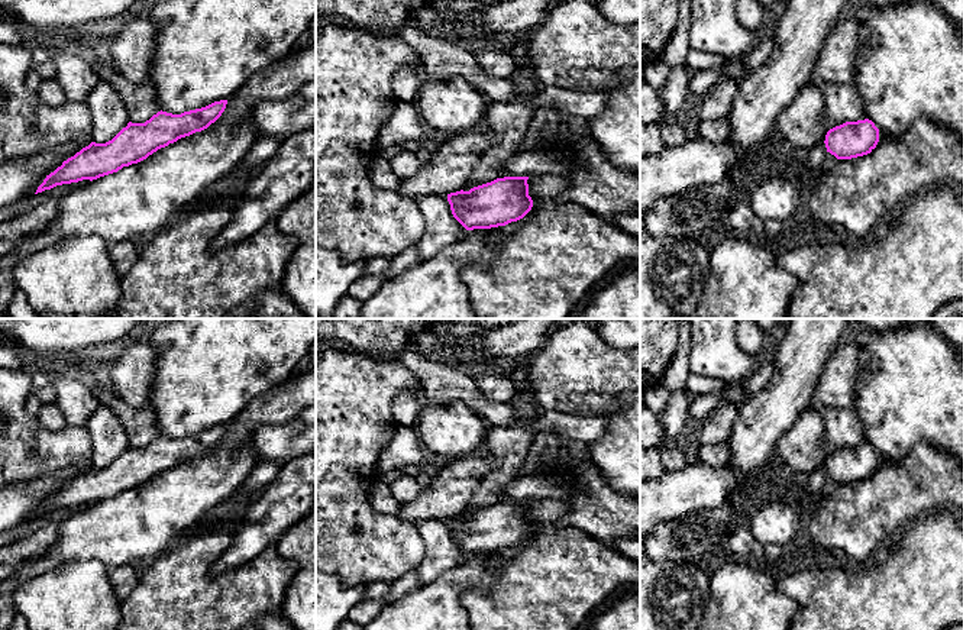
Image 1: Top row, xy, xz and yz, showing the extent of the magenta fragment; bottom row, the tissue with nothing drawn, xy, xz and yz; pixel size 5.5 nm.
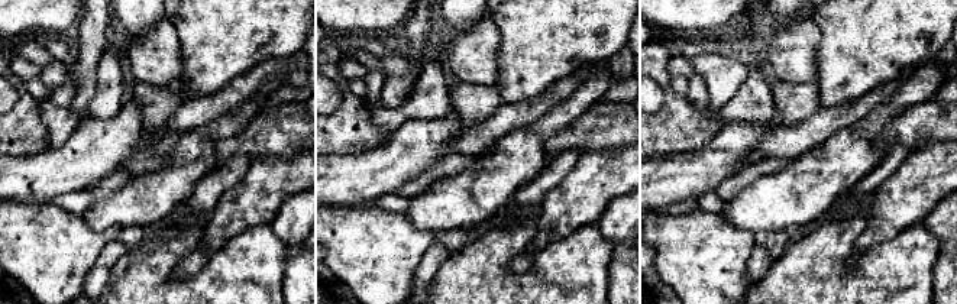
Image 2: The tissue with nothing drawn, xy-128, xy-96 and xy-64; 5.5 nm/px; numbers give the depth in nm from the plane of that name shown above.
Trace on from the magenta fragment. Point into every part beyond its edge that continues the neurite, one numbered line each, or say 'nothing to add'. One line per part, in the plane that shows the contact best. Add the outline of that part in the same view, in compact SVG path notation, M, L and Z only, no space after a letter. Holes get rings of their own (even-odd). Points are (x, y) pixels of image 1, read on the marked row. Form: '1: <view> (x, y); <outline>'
nothing to add

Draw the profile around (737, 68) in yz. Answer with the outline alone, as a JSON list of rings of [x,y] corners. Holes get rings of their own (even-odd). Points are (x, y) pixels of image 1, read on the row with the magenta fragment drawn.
[[[731,61],[728,70],[728,74],[734,75],[740,83],[752,74],[752,70],[741,61]]]

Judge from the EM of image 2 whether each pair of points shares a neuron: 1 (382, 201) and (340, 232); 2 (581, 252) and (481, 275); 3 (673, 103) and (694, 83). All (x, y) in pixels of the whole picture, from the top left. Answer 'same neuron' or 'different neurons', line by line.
1: different neurons
2: same neuron
3: different neurons

